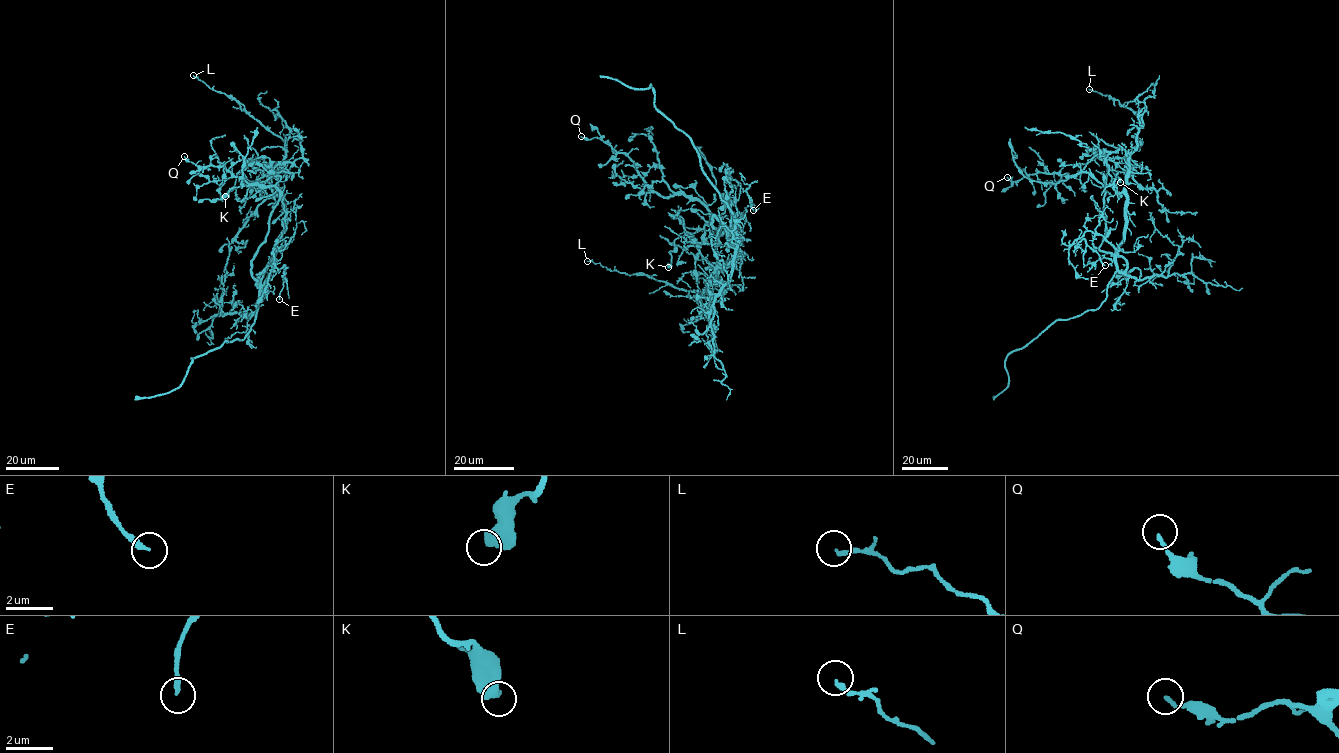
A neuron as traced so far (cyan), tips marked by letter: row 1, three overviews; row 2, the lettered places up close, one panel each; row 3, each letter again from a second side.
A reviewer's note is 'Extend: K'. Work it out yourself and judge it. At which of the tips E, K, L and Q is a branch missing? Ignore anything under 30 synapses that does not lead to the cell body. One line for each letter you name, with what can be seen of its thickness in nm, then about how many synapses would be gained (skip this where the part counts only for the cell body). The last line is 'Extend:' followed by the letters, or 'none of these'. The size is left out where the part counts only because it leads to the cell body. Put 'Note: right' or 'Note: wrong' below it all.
Extend: none of these
Note: wrong

